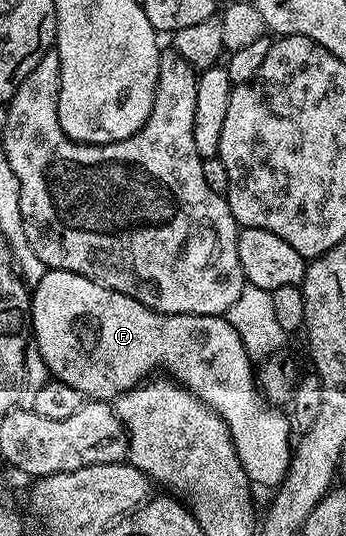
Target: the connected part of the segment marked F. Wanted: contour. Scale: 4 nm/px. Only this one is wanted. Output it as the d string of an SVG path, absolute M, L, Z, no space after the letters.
M50 269L45 273L45 277L41 277L39 283L34 284L31 291L31 314L29 316L29 331L33 336L33 345L41 353L41 357L45 361L48 372L54 378L65 381L65 385L73 385L73 389L77 389L84 397L91 401L114 401L120 395L131 391L139 386L152 374L154 367L164 367L168 376L174 377L184 387L188 387L193 394L200 399L205 405L209 405L209 409L213 409L225 421L225 425L231 434L231 440L235 446L237 457L241 461L241 465L249 469L249 479L252 484L260 483L263 487L278 488L287 470L291 464L291 453L293 450L293 427L289 422L288 416L283 415L278 406L272 405L261 394L261 388L257 382L257 371L251 360L245 353L245 345L241 345L241 337L237 337L237 329L233 329L233 325L229 325L229 321L222 315L161 315L159 312L149 309L145 305L141 305L141 301L137 301L133 297L129 297L125 293L117 293L113 289L109 289L105 285L97 285L97 281L89 281L89 277L81 277L77 273L69 273L68 271L52 271Z

